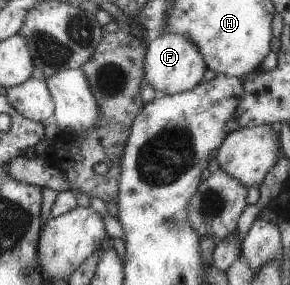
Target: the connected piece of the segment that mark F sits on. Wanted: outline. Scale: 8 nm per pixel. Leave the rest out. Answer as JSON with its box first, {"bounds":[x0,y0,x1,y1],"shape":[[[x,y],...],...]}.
{"bounds":[143,32,207,95],"shape":[[[161,32],[160,36],[150,38],[143,56],[143,79],[148,82],[157,95],[174,94],[187,91],[202,82],[203,73],[207,70],[207,64],[197,51],[197,46],[187,40],[187,36],[175,34],[175,32]]]}

